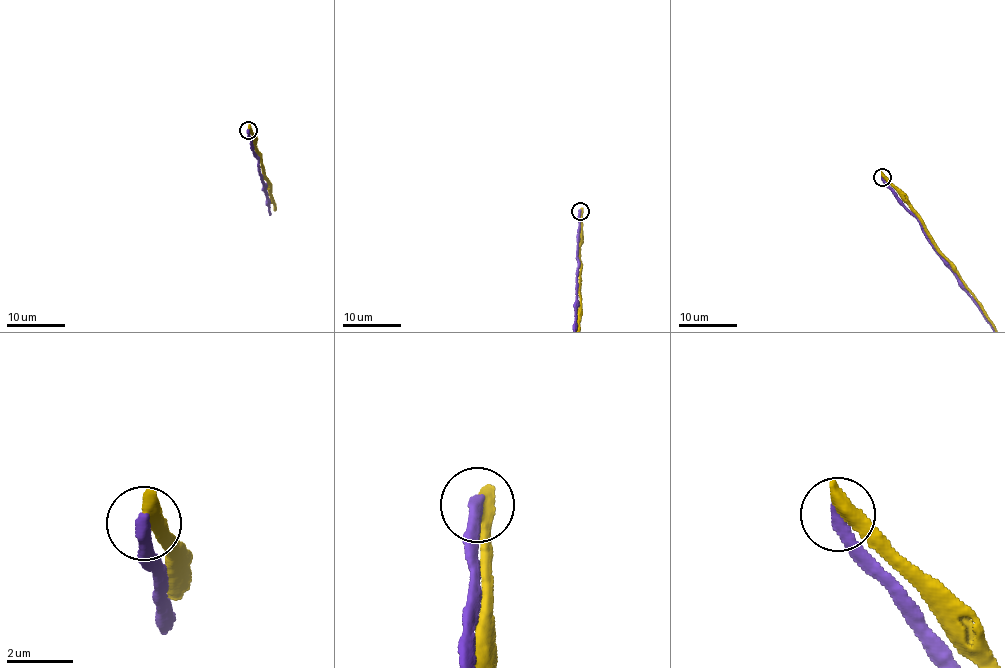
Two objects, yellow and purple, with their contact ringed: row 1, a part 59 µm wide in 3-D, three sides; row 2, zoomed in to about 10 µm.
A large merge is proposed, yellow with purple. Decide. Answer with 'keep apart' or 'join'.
keep apart

